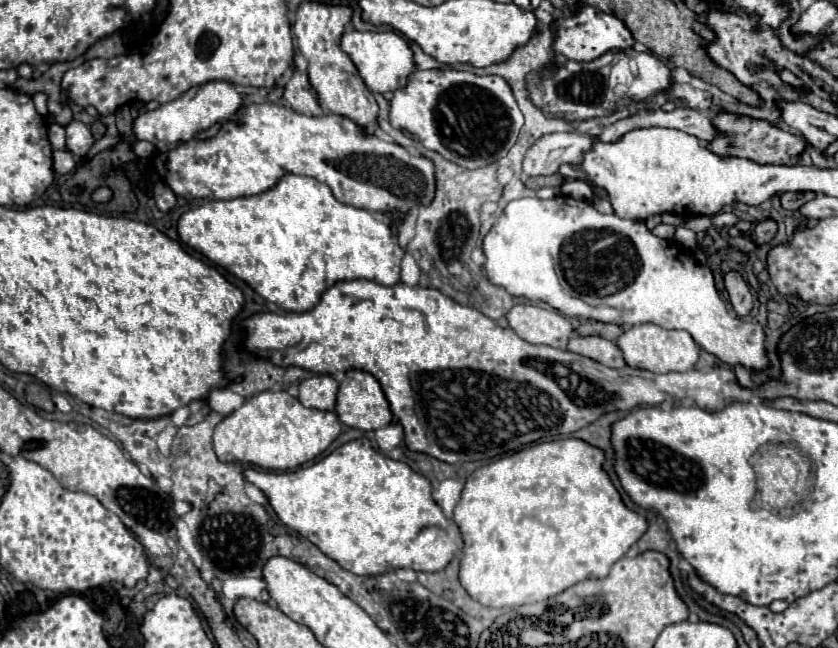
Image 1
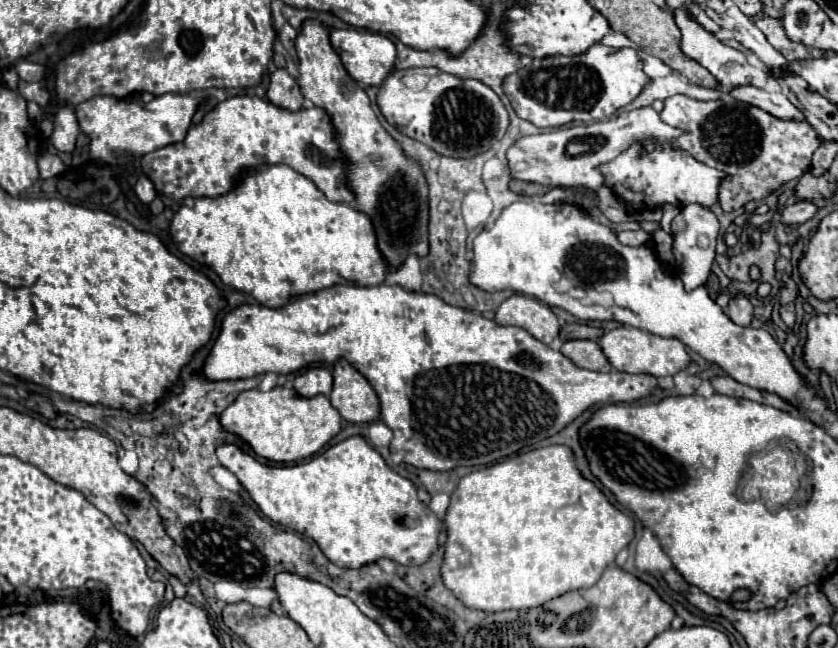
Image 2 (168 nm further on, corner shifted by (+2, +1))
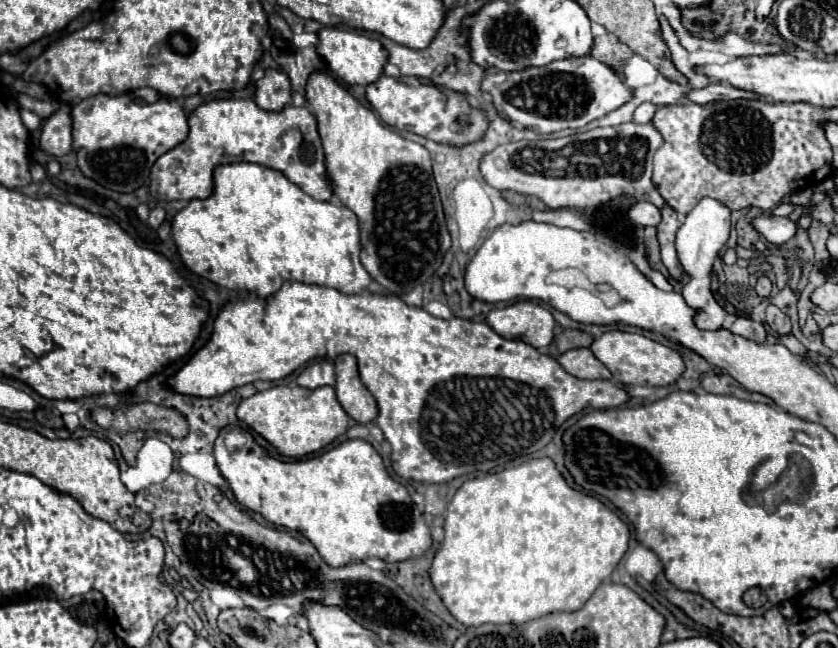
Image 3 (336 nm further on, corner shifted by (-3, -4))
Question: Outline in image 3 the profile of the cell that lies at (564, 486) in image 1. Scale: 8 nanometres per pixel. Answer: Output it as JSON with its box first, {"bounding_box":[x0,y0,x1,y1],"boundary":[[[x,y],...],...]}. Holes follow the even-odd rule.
{"bounding_box":[429,457,629,627],"boundary":[[[549,457],[543,459],[531,459],[519,467],[511,467],[505,469],[501,473],[493,473],[493,475],[485,475],[485,477],[477,477],[477,479],[469,479],[465,481],[459,491],[455,493],[455,497],[451,499],[449,507],[447,507],[447,515],[445,515],[445,539],[441,543],[441,547],[437,549],[433,563],[429,567],[429,575],[433,581],[433,587],[437,591],[437,595],[441,597],[443,605],[447,607],[447,611],[465,627],[479,627],[483,623],[495,623],[495,625],[523,625],[527,621],[545,617],[549,613],[555,611],[579,611],[585,601],[593,595],[593,591],[609,579],[611,571],[617,567],[617,563],[621,561],[621,557],[627,551],[627,543],[629,543],[629,527],[609,509],[605,507],[601,501],[587,497],[575,489],[571,489],[565,479],[561,477],[561,473],[555,469],[555,463]]]}

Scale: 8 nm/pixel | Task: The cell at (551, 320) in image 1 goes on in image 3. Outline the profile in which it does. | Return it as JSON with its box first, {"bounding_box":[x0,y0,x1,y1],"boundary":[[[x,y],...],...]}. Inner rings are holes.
{"bounding_box":[485,301,555,349],"boundary":[[[517,301],[503,309],[487,313],[485,323],[501,337],[513,341],[525,341],[535,349],[543,349],[553,339],[555,319],[553,315],[533,301]]]}

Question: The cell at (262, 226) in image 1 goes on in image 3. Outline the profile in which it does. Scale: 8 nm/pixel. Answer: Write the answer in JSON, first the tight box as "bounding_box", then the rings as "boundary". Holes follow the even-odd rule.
{"bounding_box":[171,163,371,297],"boundary":[[[257,163],[217,165],[213,171],[213,193],[207,199],[193,199],[185,209],[175,213],[171,235],[185,267],[195,275],[227,289],[253,291],[259,297],[269,297],[279,291],[283,281],[325,285],[343,293],[363,293],[371,283],[371,277],[359,261],[361,241],[357,215],[345,205],[315,201],[287,181],[281,171]]]}

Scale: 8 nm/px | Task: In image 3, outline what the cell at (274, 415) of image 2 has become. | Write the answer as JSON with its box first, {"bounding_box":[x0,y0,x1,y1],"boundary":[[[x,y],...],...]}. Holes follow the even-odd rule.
{"bounding_box":[237,385,349,457],"boundary":[[[299,385],[271,387],[245,399],[237,409],[237,417],[287,457],[305,457],[309,453],[315,453],[327,447],[335,437],[343,435],[349,427],[349,415],[339,405],[335,387],[329,385],[317,389],[305,389]]]}

